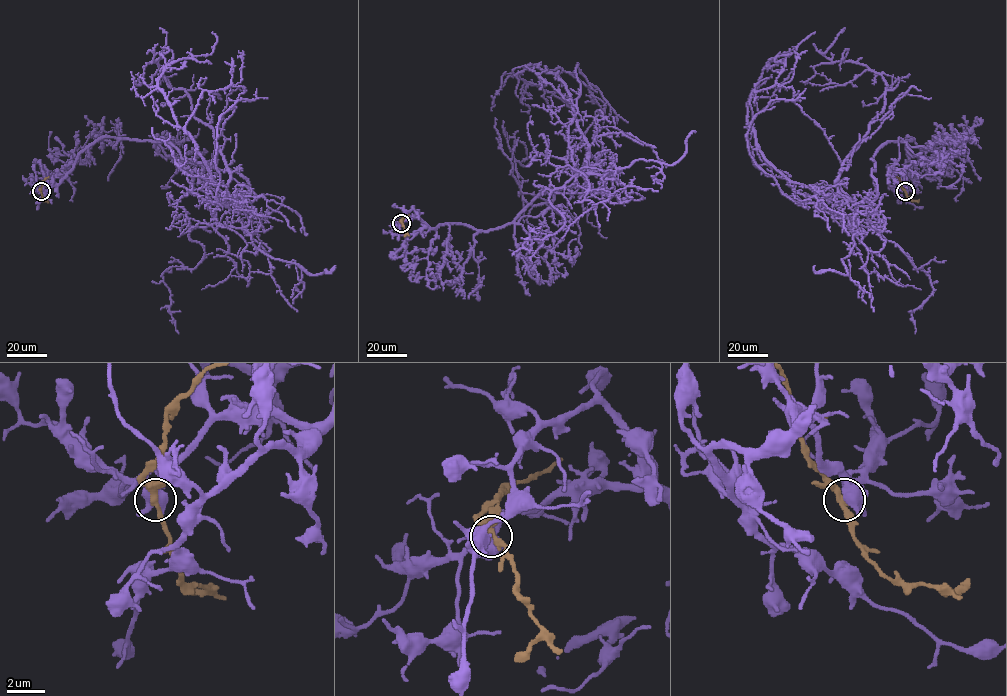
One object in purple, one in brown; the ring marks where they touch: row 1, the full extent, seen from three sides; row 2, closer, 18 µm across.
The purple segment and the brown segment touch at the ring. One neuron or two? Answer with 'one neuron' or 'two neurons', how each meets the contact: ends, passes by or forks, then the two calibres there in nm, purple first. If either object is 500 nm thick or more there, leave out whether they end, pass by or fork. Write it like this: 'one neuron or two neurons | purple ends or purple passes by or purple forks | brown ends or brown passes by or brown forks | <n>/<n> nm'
two neurons | purple forks | brown passes by | 480/300 nm

